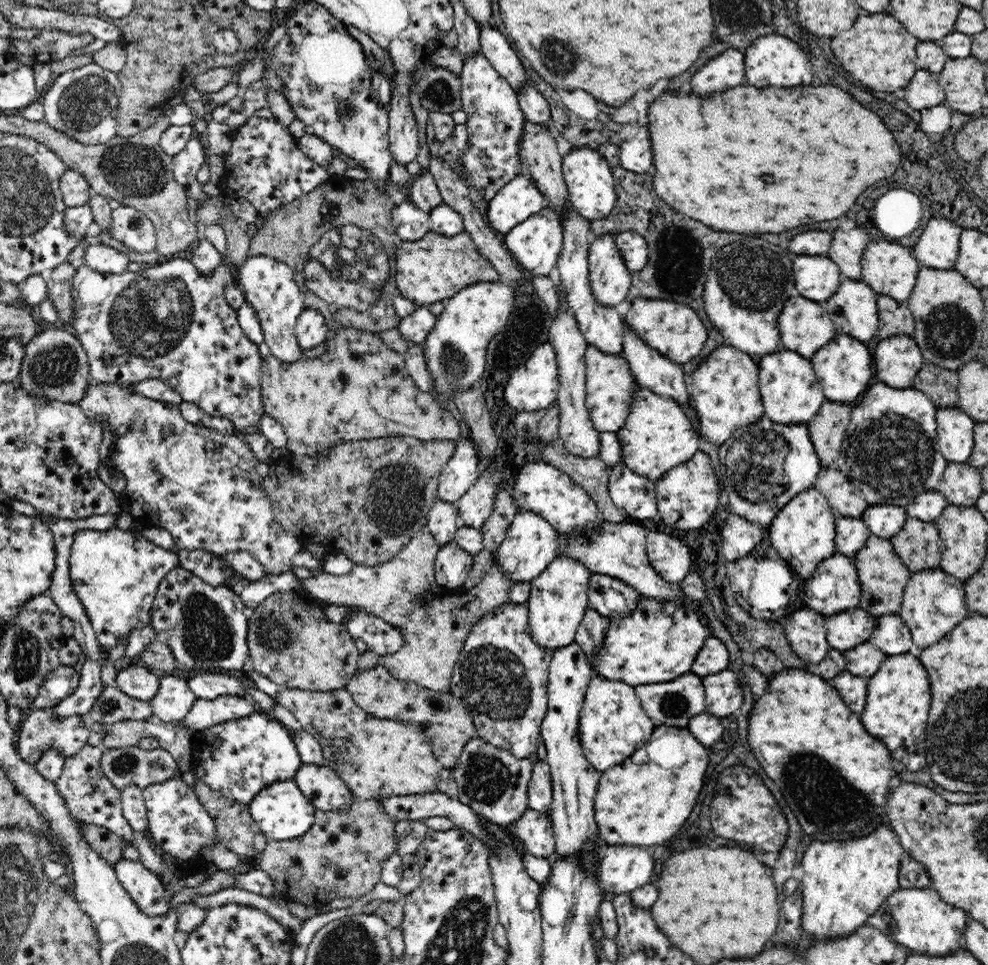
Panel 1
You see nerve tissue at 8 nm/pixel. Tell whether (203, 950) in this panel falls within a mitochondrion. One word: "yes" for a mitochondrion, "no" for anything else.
no

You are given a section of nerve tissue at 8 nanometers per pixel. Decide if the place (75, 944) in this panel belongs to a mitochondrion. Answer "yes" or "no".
no

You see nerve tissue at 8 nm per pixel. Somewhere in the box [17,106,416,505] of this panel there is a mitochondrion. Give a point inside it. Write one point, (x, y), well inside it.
(148, 316)

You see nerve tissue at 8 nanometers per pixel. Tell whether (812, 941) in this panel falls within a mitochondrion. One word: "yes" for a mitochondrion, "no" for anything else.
no

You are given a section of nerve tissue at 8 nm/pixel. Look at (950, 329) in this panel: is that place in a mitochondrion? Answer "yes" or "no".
yes

